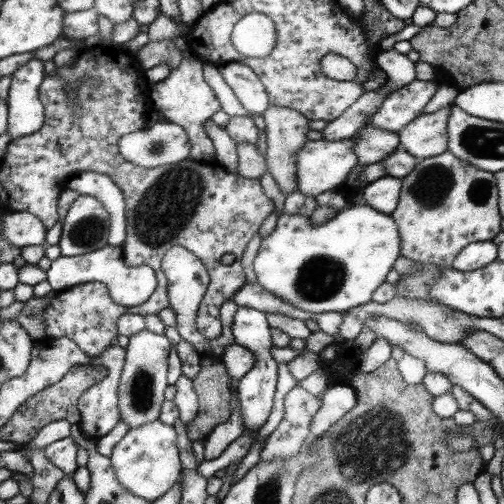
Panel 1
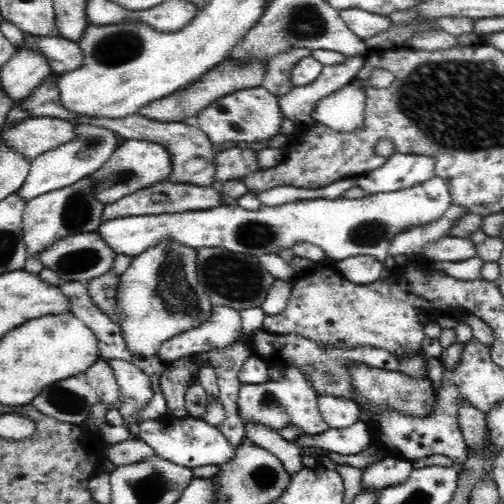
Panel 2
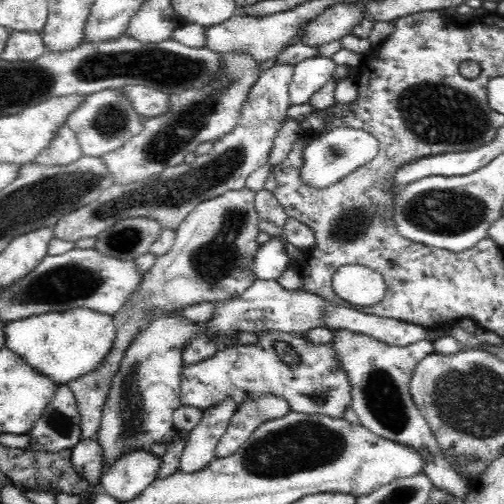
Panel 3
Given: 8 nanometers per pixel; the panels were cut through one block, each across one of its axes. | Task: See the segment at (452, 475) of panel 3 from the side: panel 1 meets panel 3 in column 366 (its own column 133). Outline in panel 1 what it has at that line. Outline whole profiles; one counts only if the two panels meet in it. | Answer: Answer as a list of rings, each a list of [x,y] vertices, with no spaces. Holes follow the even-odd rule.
[[[143,330],[141,334],[129,338],[127,354],[125,354],[125,366],[121,370],[119,388],[117,388],[117,406],[121,420],[127,428],[139,428],[147,422],[155,422],[161,416],[163,404],[167,402],[165,390],[167,384],[167,356],[173,346],[167,342],[165,336],[157,336],[149,330]]]

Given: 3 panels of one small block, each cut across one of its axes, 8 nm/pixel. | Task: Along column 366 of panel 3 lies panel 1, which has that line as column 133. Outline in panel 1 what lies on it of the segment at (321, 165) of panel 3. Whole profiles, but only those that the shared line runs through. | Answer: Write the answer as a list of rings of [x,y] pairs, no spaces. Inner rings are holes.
[[[169,126],[125,134],[119,140],[119,150],[127,162],[143,168],[155,168],[191,158],[191,142],[187,132]]]

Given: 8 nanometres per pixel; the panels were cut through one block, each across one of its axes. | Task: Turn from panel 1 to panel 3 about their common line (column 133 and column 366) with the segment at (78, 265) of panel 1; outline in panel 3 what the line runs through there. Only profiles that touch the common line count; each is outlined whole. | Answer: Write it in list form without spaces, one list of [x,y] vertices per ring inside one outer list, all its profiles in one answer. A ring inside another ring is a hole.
[[[348,264],[336,270],[332,280],[334,292],[356,306],[376,306],[386,298],[386,282],[372,268]]]

